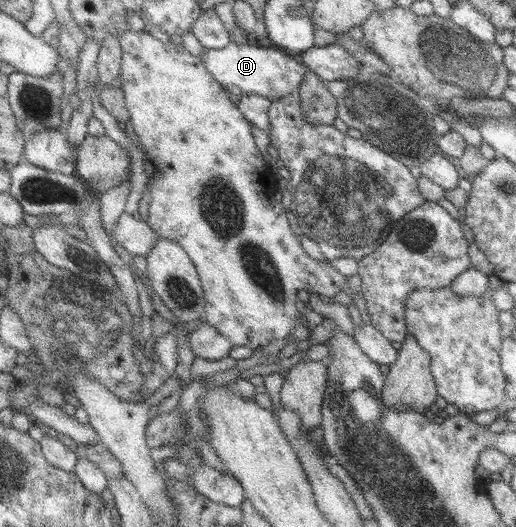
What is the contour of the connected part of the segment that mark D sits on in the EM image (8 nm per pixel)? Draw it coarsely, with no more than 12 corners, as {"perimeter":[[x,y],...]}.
{"perimeter":[[258,38],[204,49],[221,85],[273,101],[298,91],[299,57]]}

